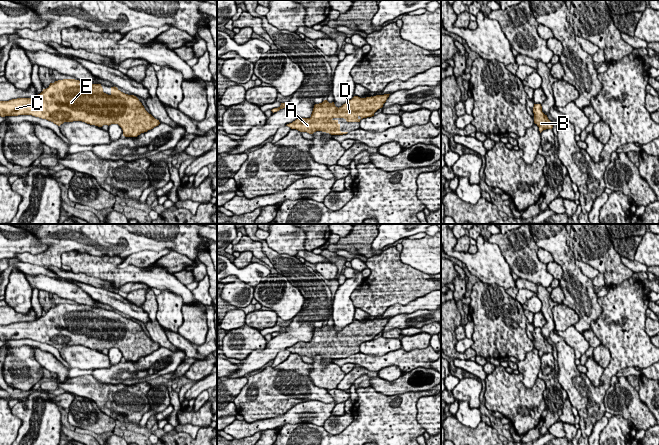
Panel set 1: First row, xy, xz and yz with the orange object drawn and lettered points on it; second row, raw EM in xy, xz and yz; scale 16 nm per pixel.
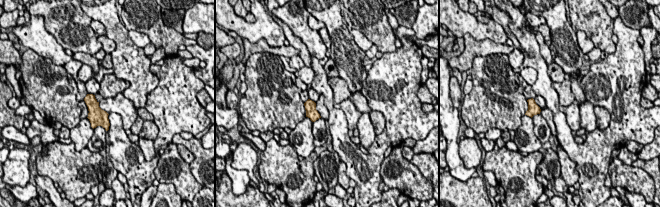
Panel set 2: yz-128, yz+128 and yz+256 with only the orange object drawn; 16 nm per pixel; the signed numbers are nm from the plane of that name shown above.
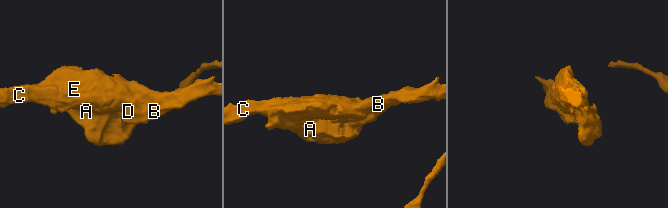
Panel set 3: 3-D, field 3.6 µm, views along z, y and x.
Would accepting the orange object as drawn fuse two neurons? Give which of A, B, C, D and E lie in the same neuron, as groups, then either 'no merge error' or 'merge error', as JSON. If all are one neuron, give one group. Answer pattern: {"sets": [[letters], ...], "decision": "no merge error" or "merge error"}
{"sets": [["A", "B", "C", "D", "E"]], "decision": "no merge error"}

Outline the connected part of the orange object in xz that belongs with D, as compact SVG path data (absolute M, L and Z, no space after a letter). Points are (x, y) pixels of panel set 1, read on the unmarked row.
M390 318L376 319L366 322L354 320L341 331L336 331L334 326L324 324L315 328L310 342L298 342L286 350L300 356L313 358L322 355L331 359L343 359L348 356L340 355L338 342L344 342L347 346L360 346L361 343L372 341L374 337L383 331Z

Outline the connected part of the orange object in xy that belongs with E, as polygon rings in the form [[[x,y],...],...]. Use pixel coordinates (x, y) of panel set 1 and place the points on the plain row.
[[[63,303],[50,307],[49,311],[36,321],[17,322],[0,325],[0,340],[32,339],[60,350],[64,346],[82,345],[90,349],[118,348],[125,361],[137,361],[160,348],[159,344],[149,338],[139,323],[134,319],[121,316],[117,311],[111,311],[111,318],[103,316],[101,308],[80,310],[80,305]]]

